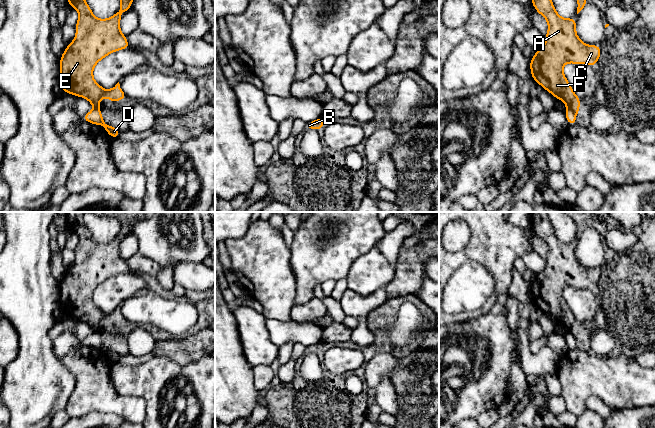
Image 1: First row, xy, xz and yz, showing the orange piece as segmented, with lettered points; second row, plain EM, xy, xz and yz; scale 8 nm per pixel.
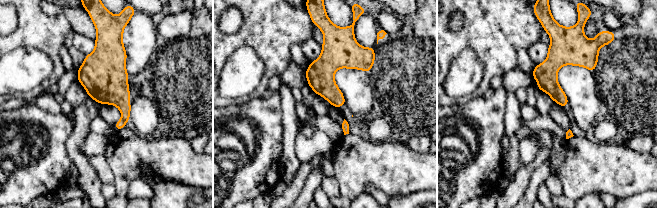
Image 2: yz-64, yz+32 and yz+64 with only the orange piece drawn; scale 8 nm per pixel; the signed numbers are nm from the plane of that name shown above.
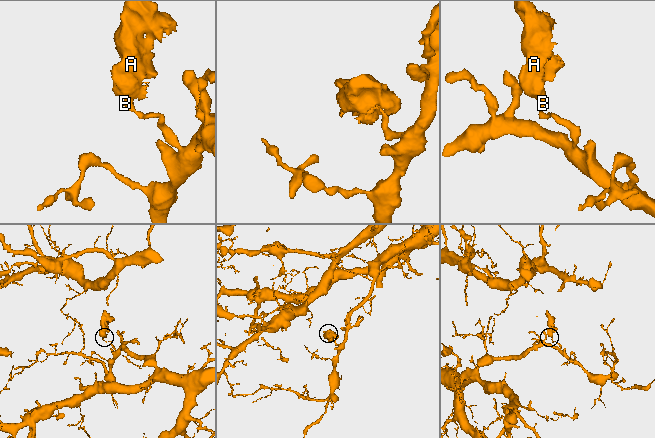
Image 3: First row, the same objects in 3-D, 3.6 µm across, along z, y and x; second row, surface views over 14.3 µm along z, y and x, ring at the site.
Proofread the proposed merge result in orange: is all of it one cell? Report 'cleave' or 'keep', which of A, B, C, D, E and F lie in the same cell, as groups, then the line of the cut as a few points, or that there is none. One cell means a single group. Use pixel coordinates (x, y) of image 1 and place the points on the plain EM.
cleave | A B C E F / D | yz (567, 331), (575, 338)

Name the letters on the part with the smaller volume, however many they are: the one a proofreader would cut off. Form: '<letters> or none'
A, B, C, E, F

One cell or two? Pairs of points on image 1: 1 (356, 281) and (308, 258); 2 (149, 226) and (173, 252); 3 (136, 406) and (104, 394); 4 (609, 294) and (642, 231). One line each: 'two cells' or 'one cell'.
1: two cells
2: one cell
3: one cell
4: one cell

